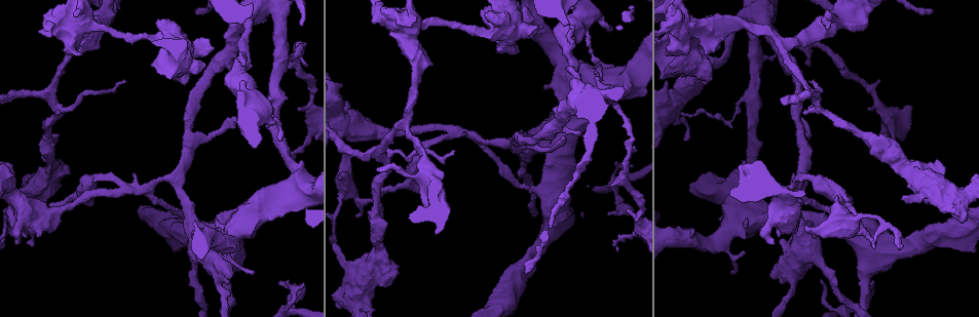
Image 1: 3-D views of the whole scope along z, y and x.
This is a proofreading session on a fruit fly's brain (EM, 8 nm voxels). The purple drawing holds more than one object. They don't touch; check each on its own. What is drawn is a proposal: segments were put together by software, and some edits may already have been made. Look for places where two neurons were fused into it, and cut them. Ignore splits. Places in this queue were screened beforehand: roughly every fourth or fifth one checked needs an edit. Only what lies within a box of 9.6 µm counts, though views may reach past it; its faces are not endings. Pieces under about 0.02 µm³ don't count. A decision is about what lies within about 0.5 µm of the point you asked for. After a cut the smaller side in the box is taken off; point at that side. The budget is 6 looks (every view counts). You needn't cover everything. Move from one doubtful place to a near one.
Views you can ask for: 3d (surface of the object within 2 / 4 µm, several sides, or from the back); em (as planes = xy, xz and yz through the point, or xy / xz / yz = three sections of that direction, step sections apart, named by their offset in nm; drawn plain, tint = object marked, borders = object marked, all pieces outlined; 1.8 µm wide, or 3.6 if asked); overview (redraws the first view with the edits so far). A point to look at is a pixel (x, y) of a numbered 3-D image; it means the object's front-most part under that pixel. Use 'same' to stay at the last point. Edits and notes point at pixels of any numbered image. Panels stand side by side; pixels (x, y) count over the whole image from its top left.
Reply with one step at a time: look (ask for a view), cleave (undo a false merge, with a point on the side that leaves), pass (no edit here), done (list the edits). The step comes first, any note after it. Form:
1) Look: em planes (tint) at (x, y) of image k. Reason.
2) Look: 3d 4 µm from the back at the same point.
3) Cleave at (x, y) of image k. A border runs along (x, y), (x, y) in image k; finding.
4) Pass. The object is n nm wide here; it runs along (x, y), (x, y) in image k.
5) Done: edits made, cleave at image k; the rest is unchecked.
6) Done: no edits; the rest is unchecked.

Look: em xz step 4 (tint) at (68, 110) of image 1. Abrupt turn.

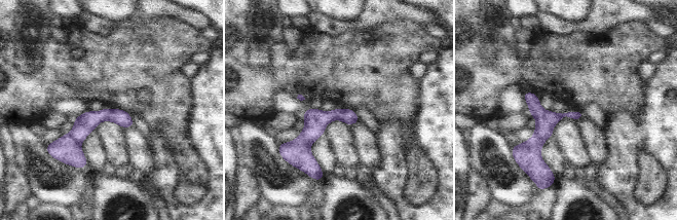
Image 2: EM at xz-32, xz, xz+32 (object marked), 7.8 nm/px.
Cleave at (83, 124) of image 2. The part that leaves runs along (130, 123), (99, 116), (72, 134) in image 2; two neurons meet here.

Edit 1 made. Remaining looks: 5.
Look: em planes (tint) at (456, 130) of image 1. Two arms in line, one across.

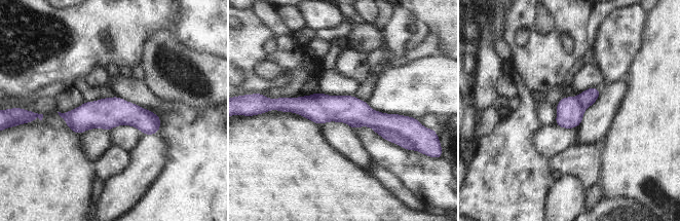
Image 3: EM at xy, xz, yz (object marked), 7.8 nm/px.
Cleave at (411, 129) of image 3. The part that leaves runs along (281, 107), (345, 108), (404, 123) in image 3; a second neuron is stuck on.

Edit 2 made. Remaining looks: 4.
Look: em 3.6 µm planes (tint) at (410, 28) of image 1. Small branch off a trunk.

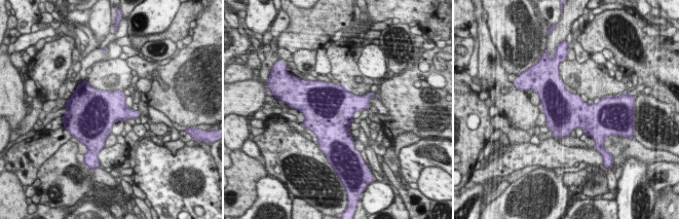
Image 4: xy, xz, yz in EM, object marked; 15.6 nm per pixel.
Pass. All the same neuron.

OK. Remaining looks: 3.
Done: edits made, cleave at image 2, cleave at image 3; the rest is unchecked.

